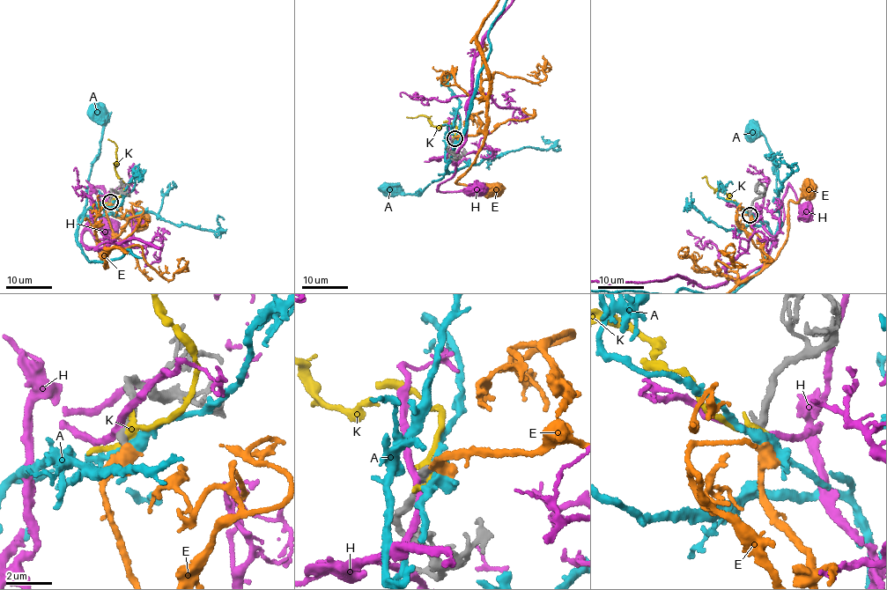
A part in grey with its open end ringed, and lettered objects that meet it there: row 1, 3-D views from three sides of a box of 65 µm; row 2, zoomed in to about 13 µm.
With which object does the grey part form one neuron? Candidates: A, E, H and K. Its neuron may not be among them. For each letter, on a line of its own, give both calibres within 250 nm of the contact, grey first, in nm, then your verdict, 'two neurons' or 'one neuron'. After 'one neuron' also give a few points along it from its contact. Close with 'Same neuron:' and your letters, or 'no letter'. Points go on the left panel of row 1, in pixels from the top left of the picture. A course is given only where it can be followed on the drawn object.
A: 360/380 nm | two neurons
E: 360/420 nm | one neuron | via (109, 202), (106, 211), (112, 237), (100, 255), (95, 235), (98, 209), (102, 205), (116, 216), (137, 217)
H: 480/260 nm | two neurons
K: 440/320 nm | two neurons
Same neuron: E

